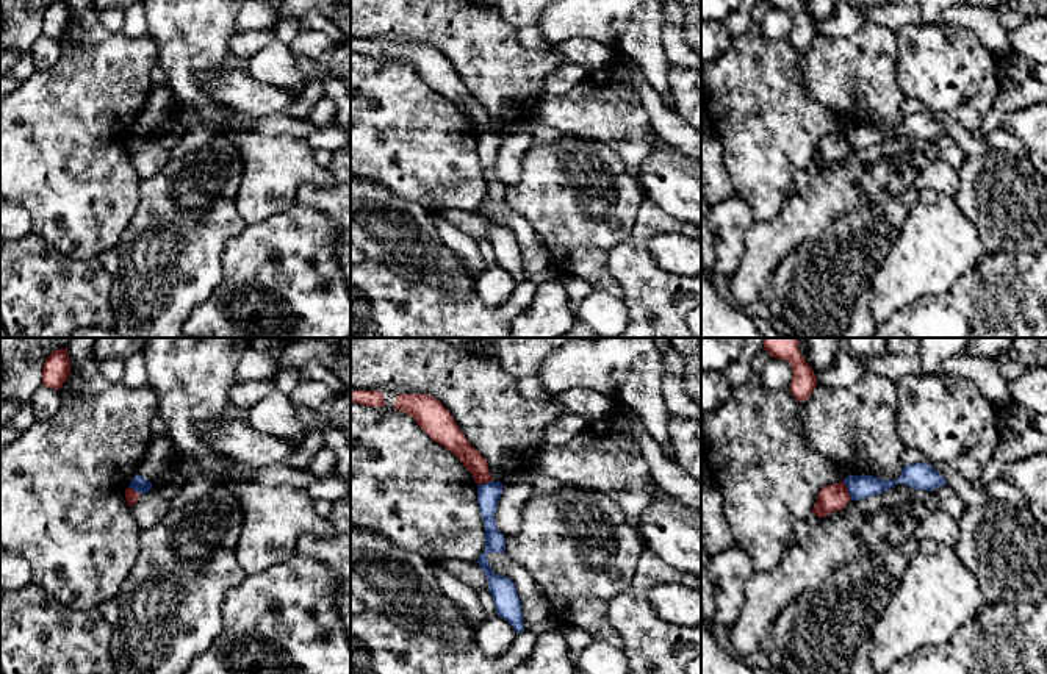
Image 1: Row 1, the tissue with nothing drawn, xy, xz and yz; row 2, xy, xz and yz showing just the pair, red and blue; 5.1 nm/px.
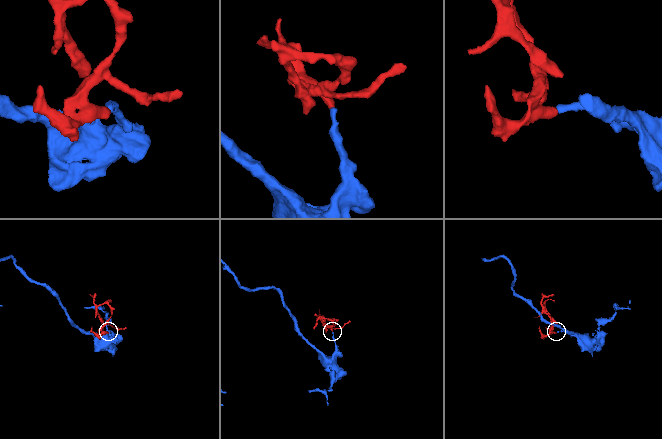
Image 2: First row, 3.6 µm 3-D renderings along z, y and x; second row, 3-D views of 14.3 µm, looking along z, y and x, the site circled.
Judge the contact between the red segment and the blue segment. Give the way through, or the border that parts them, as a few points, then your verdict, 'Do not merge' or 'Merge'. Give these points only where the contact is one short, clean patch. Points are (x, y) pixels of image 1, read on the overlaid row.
Boundary: yz (842, 480), (852, 499). Do not merge

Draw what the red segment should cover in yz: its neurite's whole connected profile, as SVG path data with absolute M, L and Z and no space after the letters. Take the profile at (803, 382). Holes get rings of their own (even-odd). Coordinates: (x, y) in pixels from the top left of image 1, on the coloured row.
M764 338L764 350L790 363L793 377L789 391L798 402L809 399L817 386L817 377L798 350L798 338Z

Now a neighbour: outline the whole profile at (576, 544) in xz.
M570 483L556 494L532 494L521 513L520 532L506 538L506 554L541 586L560 626L576 626L585 630L592 641L623 649L621 635L609 622L607 605L631 586L637 561L646 546L639 532L628 524L618 500L592 488Z

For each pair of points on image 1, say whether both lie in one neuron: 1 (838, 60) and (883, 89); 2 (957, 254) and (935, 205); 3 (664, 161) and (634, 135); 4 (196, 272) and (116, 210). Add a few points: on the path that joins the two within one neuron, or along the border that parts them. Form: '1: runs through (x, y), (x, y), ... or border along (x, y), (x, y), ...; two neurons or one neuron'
1: runs through (849, 71), (856, 74), (872, 89); one neuron
2: runs through (944, 241), (936, 233), (935, 218); one neuron
3: border along (654, 149), (642, 161), (636, 179); two neurons
4: border along (140, 185), (140, 204), (122, 236), (108, 250); two neurons

